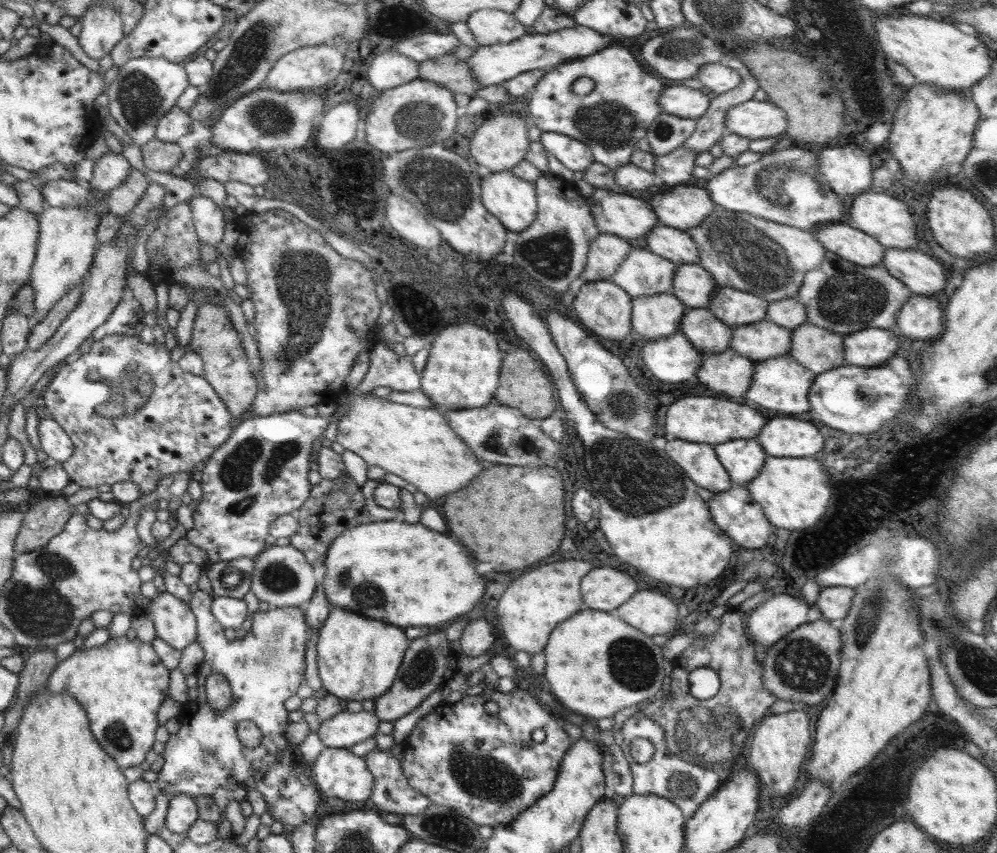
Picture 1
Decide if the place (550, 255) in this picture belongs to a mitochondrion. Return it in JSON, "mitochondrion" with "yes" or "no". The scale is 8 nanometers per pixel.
{"mitochondrion":"yes"}

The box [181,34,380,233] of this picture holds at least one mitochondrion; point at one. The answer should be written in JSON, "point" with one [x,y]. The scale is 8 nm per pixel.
{"point":[271,120]}

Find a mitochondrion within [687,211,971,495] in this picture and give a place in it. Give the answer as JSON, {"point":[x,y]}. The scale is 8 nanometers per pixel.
{"point":[847,299]}

